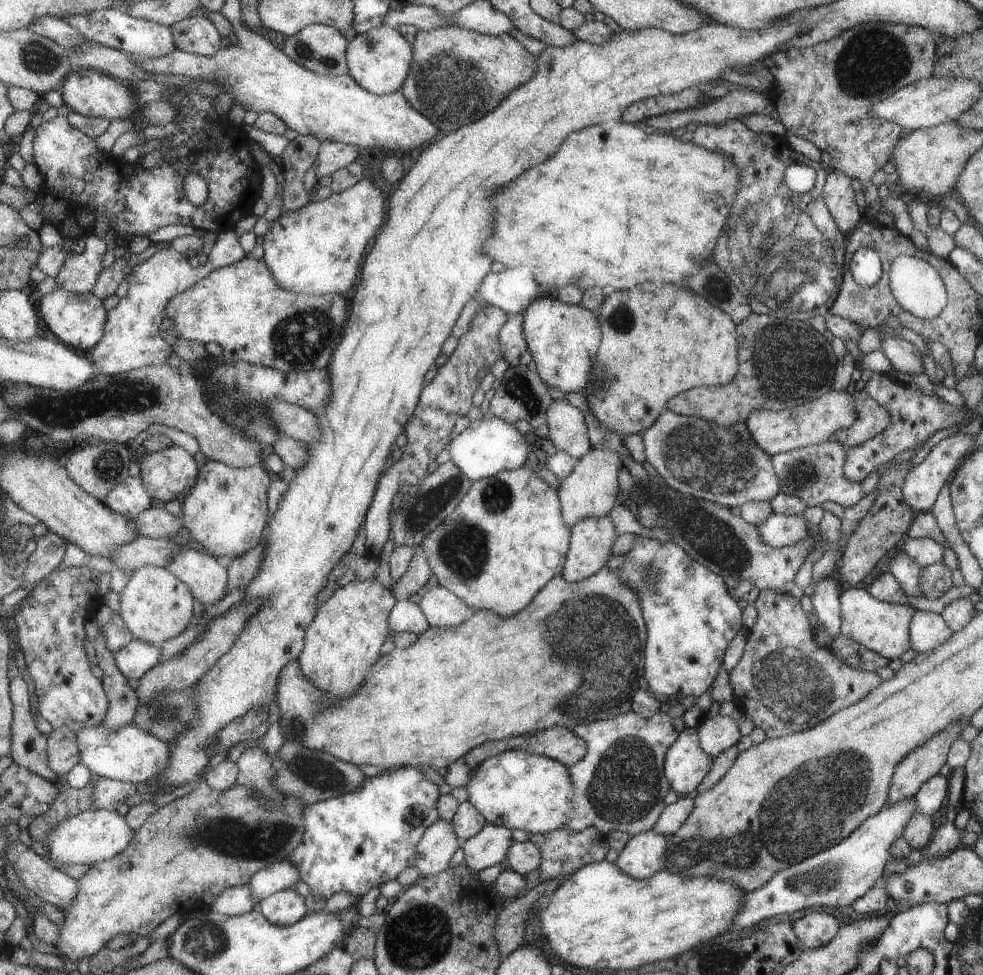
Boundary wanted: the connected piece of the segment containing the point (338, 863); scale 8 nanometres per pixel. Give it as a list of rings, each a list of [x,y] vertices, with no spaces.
[[[411,765],[386,769],[382,774],[365,779],[348,793],[317,801],[304,806],[304,833],[302,841],[291,853],[288,861],[299,871],[298,880],[305,882],[310,894],[327,900],[335,892],[363,896],[371,887],[393,880],[407,866],[414,866],[417,857],[417,845],[425,829],[439,819],[435,810],[437,786],[423,778],[421,770]]]

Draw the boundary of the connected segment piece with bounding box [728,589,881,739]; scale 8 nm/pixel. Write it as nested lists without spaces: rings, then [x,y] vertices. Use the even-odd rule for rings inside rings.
[[[762,590],[753,601],[753,606],[756,620],[749,629],[741,658],[728,674],[728,682],[737,706],[749,715],[755,727],[764,730],[767,739],[807,730],[839,709],[860,701],[880,684],[877,673],[855,670],[827,652],[826,648],[821,648],[820,644],[815,644],[807,614],[801,610],[799,600],[789,592]]]

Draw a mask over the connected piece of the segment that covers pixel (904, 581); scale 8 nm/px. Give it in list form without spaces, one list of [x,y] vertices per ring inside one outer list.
[[[898,547],[889,555],[889,559],[887,572],[895,577],[899,588],[906,595],[922,596],[918,587],[920,568],[915,560],[909,558],[907,553],[901,551]]]

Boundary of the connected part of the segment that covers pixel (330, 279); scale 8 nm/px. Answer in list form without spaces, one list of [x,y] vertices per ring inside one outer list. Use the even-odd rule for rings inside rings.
[[[367,178],[320,201],[310,201],[299,210],[282,210],[264,234],[261,260],[286,291],[295,294],[343,294],[359,272],[363,248],[383,222],[385,200]]]

